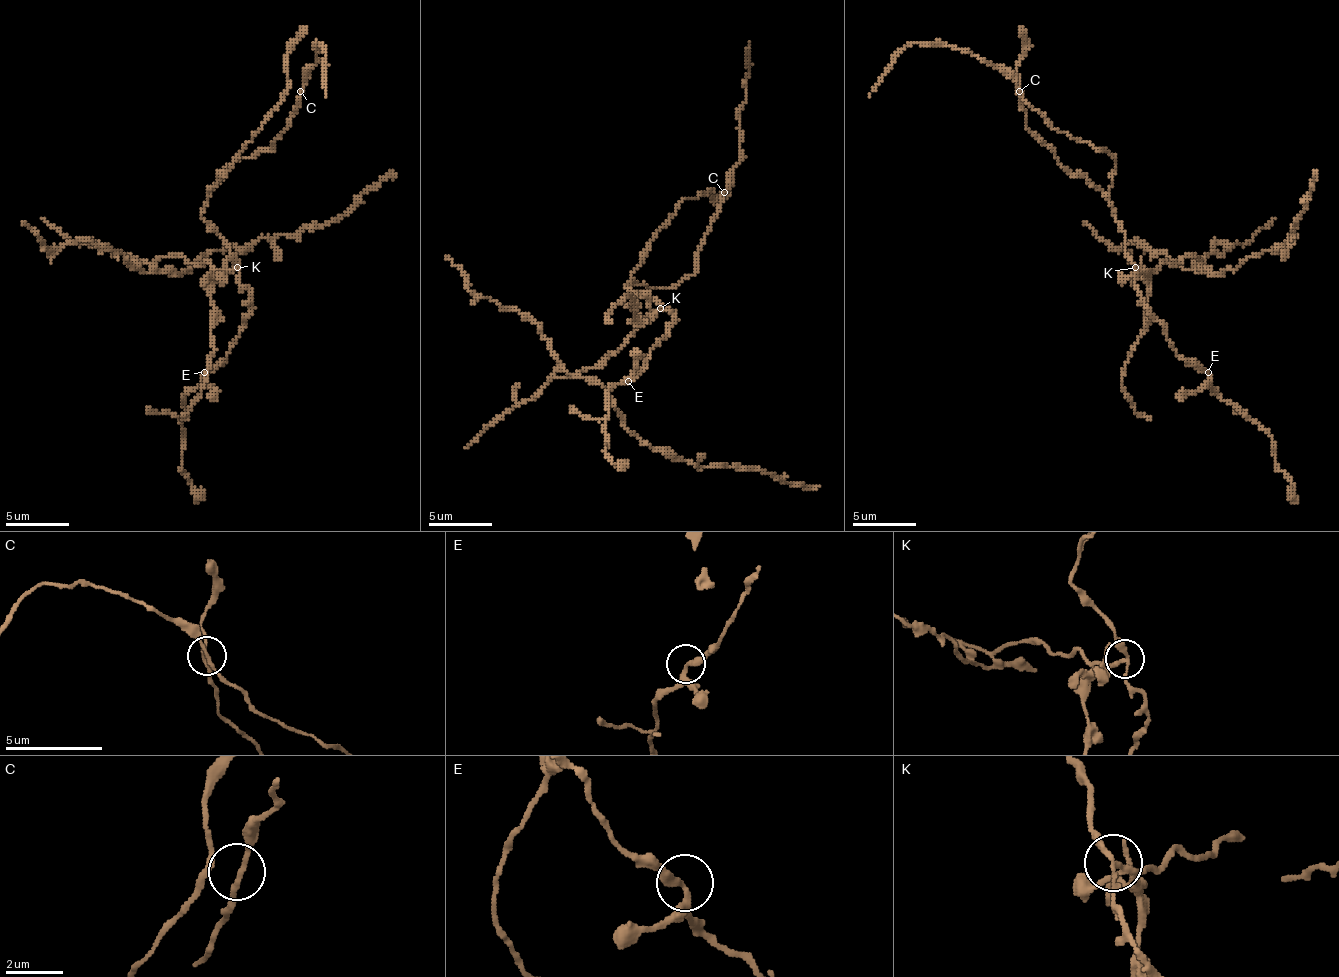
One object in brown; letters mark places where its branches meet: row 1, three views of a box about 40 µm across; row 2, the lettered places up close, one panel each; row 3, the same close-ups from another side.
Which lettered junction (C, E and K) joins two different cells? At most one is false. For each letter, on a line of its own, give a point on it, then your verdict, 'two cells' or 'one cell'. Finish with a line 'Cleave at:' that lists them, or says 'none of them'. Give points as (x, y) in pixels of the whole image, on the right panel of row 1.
C: (1019, 91) | one cell
E: (1208, 372) | one cell
K: (1135, 267) | two cells
Cleave at: K

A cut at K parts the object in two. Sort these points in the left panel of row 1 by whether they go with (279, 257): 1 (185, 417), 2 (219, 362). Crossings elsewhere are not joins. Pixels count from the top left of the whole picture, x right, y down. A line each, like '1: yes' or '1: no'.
1: yes
2: no

